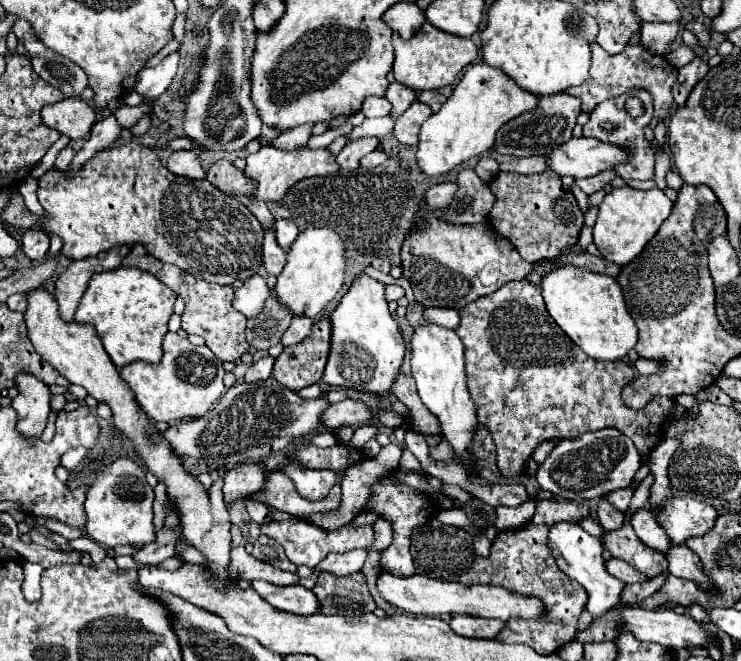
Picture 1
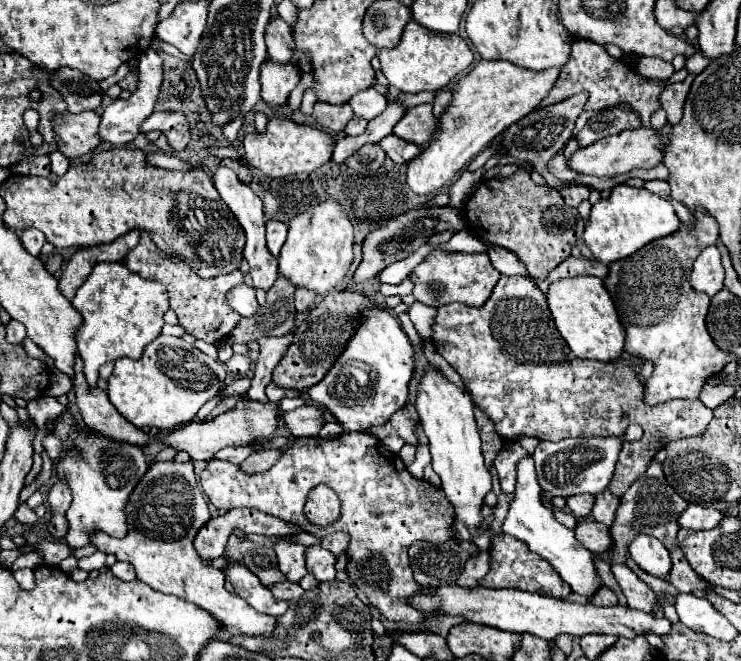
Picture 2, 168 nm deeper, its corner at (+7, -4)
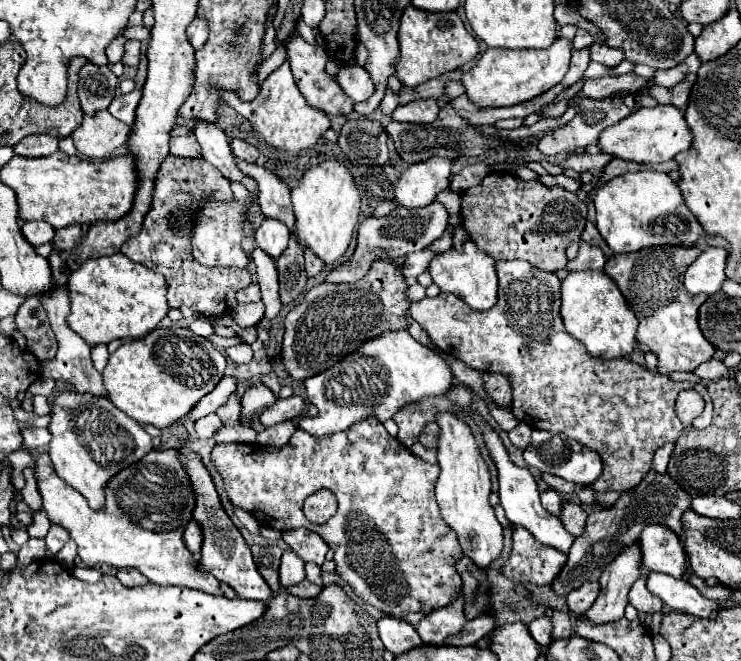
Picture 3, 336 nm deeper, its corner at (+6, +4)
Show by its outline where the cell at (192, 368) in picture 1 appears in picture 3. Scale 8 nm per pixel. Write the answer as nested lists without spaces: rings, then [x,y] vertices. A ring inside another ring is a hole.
[[[155,328],[145,338],[125,342],[117,348],[115,354],[109,356],[109,362],[103,370],[103,382],[109,390],[109,400],[119,410],[135,418],[141,426],[153,424],[159,430],[167,430],[173,424],[177,424],[183,416],[187,416],[193,410],[193,406],[217,386],[217,382],[225,374],[225,366],[225,354],[207,338],[195,336],[189,328]]]

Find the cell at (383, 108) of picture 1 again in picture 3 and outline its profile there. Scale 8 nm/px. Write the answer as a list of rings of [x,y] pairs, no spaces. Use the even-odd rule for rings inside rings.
[[[359,64],[343,66],[337,74],[337,82],[353,102],[365,102],[375,92],[375,82],[371,80],[369,72]]]

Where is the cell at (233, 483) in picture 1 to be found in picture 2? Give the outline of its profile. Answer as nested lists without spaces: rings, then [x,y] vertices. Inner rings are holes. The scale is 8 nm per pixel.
[[[258,450],[250,454],[240,466],[244,472],[266,472],[276,460],[280,460],[280,456],[282,450]]]

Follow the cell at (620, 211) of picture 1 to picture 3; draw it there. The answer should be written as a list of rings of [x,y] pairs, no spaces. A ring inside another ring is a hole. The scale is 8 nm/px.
[[[645,170],[617,176],[611,182],[601,184],[593,200],[597,208],[595,226],[615,254],[635,252],[657,244],[693,246],[703,234],[697,218],[689,212],[689,208],[685,208],[675,182],[661,172]]]

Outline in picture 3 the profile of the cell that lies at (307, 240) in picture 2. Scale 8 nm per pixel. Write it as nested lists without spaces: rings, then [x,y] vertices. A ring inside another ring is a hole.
[[[323,162],[305,172],[301,184],[291,192],[295,214],[295,240],[301,248],[309,248],[323,264],[335,264],[349,248],[353,228],[359,218],[359,190],[353,176],[337,162]]]

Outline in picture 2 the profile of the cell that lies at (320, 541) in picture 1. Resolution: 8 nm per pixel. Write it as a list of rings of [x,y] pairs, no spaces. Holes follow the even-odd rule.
[[[280,540],[276,546],[278,568],[288,582],[300,582],[306,576],[306,560],[304,560],[304,546],[298,546],[290,540]]]

